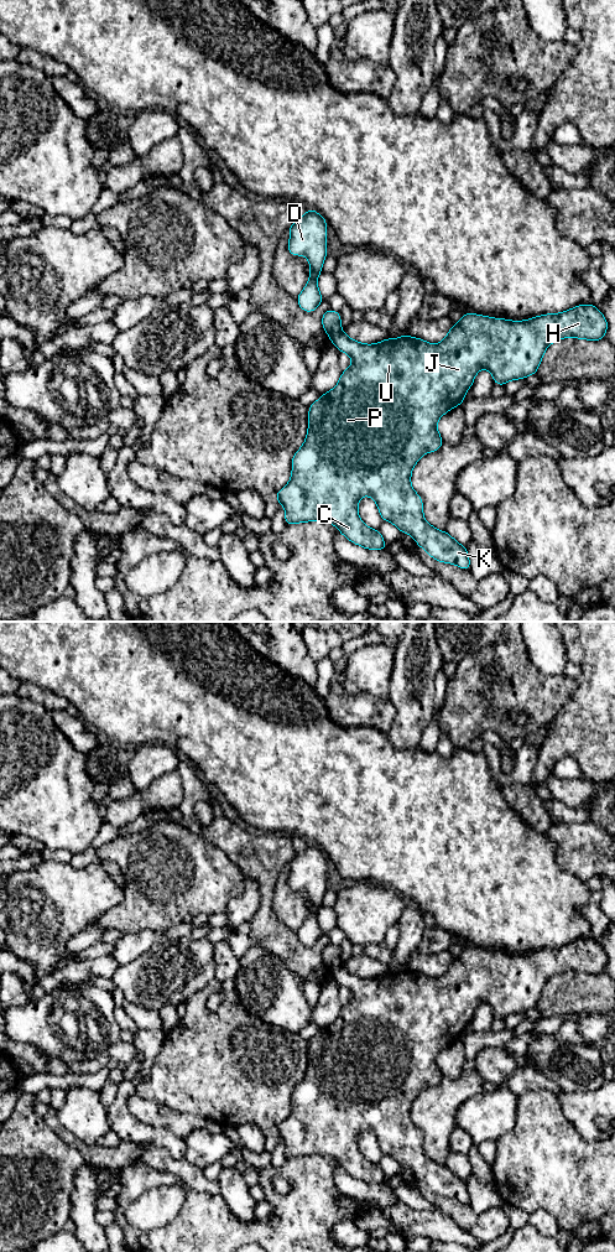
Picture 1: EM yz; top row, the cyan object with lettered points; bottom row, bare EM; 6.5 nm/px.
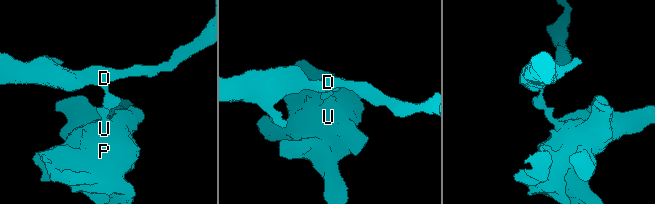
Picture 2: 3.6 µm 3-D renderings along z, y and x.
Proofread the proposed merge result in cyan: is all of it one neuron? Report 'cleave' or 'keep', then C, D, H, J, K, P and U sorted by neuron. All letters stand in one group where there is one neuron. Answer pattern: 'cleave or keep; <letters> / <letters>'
cleave; C H J K P U / D

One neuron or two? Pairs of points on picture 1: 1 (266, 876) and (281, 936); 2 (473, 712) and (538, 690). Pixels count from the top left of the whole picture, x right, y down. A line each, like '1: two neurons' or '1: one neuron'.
1: one neuron
2: one neuron

